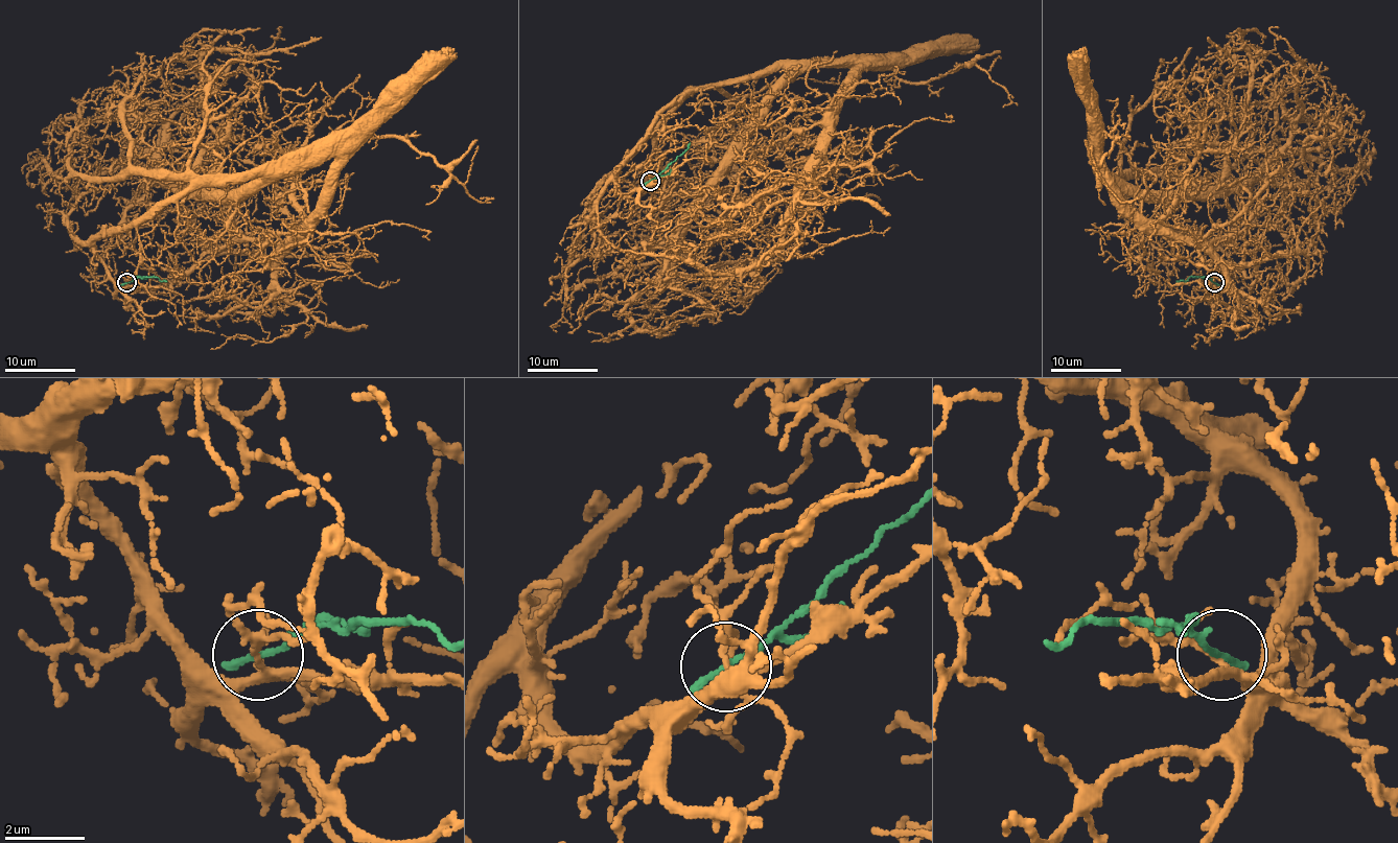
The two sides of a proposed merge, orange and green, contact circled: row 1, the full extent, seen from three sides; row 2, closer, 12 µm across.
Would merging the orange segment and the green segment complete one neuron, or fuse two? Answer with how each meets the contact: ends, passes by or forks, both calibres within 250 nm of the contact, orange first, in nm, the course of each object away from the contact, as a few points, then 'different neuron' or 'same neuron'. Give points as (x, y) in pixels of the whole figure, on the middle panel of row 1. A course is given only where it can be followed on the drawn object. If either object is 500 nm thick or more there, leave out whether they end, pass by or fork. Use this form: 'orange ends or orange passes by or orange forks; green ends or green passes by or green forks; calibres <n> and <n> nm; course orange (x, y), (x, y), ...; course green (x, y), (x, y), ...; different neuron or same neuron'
orange forks; green ends; calibres 180 and 190 nm; course orange (649, 180), (625, 194), (618, 177), (683, 97), (855, 65), (798, 202), (880, 200); course green (649, 180), (690, 143); different neuron

